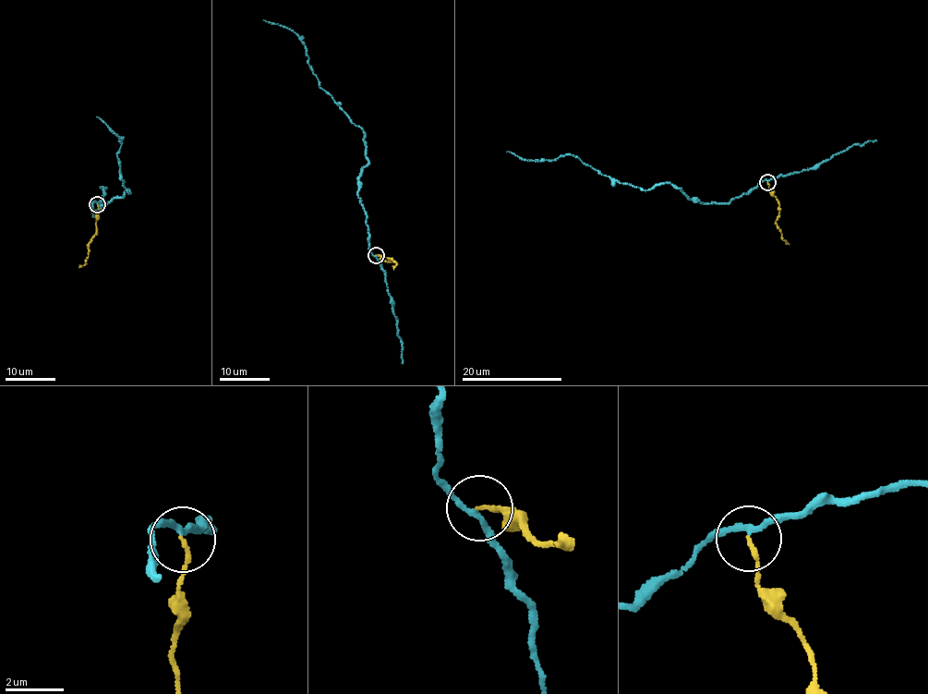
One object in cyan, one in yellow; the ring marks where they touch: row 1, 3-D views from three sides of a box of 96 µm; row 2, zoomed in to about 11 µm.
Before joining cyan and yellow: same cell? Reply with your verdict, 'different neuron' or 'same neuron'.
different neuron

